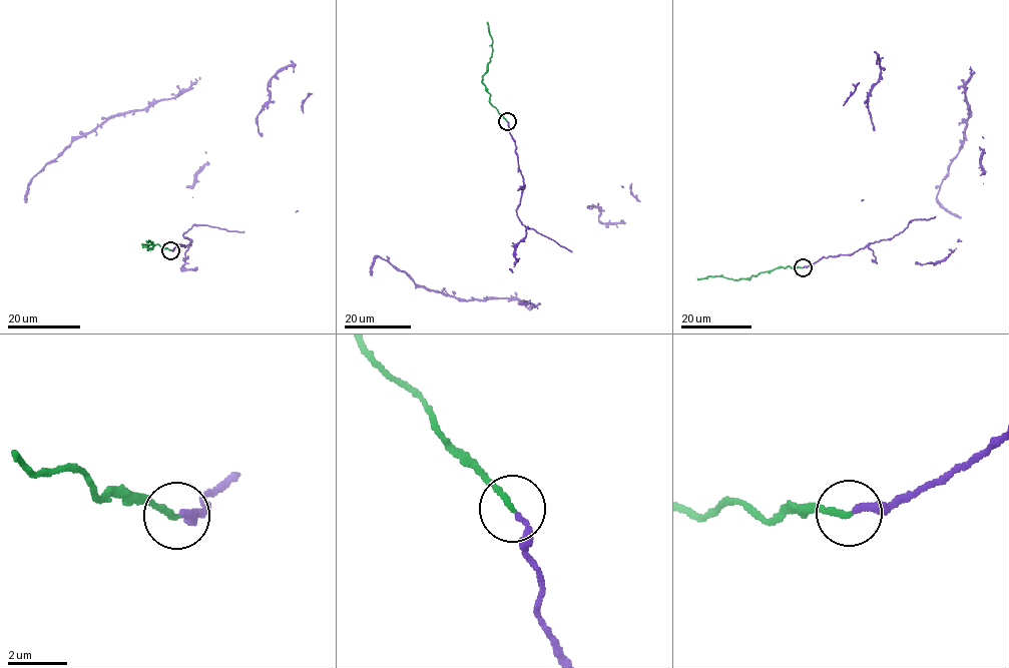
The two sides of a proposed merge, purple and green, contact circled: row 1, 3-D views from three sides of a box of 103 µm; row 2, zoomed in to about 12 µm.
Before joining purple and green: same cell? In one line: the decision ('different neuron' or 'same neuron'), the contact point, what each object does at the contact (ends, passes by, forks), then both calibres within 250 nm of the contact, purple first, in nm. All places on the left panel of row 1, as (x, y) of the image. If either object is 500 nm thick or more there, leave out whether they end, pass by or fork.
same neuron; at (170, 250); purple ends there; green ends there; 200 nm thick on the purple side, 200 nm on the other

